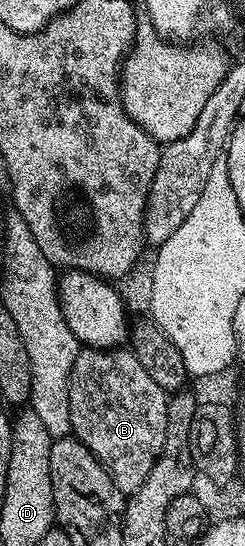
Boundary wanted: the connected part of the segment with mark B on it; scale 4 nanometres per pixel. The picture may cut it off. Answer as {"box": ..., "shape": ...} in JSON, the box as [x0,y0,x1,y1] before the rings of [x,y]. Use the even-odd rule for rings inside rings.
{"box":[69,348,170,494],"shape":[[[129,348],[82,349],[71,368],[69,407],[72,433],[100,460],[122,494],[133,494],[147,480],[167,436],[170,395],[139,364]]]}

